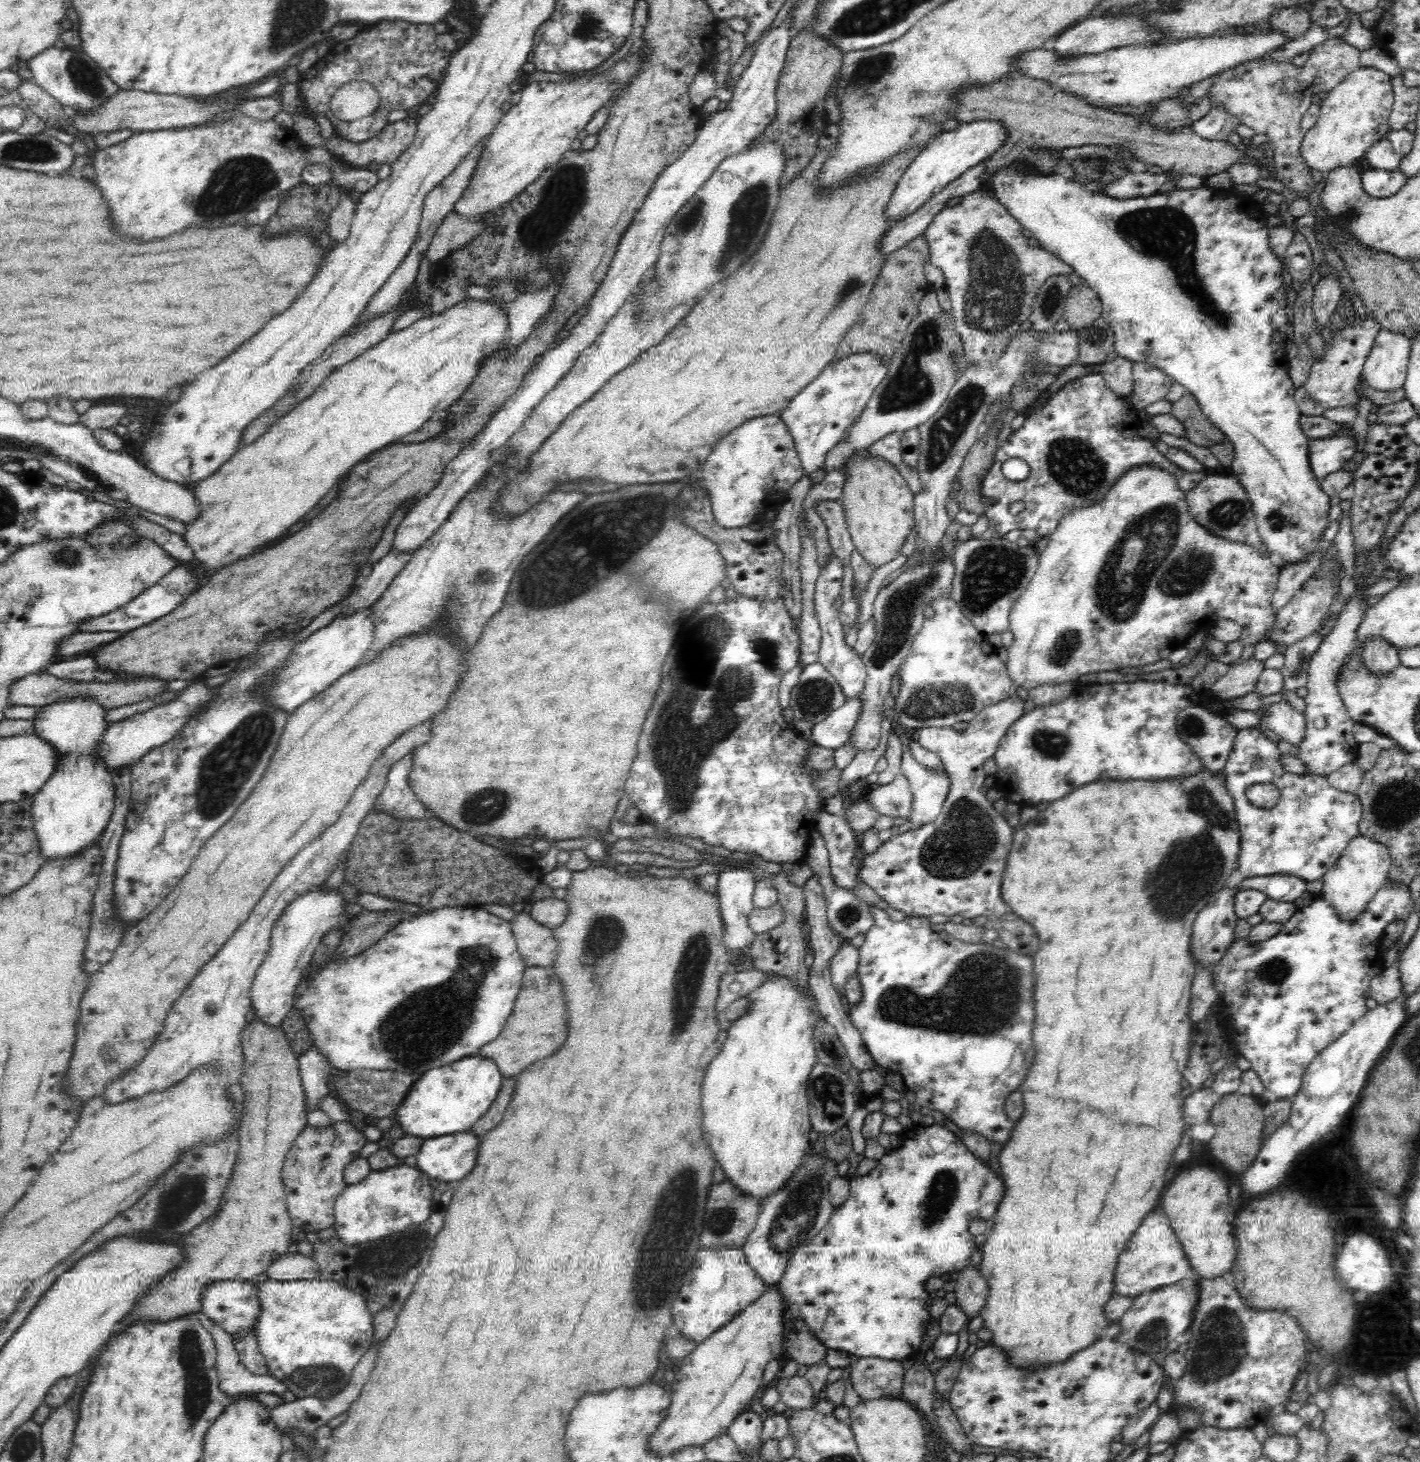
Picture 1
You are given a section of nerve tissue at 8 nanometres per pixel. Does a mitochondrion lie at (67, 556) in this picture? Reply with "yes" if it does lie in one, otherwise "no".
yes

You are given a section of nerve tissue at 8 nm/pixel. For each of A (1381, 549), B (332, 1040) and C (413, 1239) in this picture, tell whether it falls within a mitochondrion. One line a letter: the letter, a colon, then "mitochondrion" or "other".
A: other
B: other
C: other

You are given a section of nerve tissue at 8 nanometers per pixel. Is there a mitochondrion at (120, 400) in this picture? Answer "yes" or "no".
no

